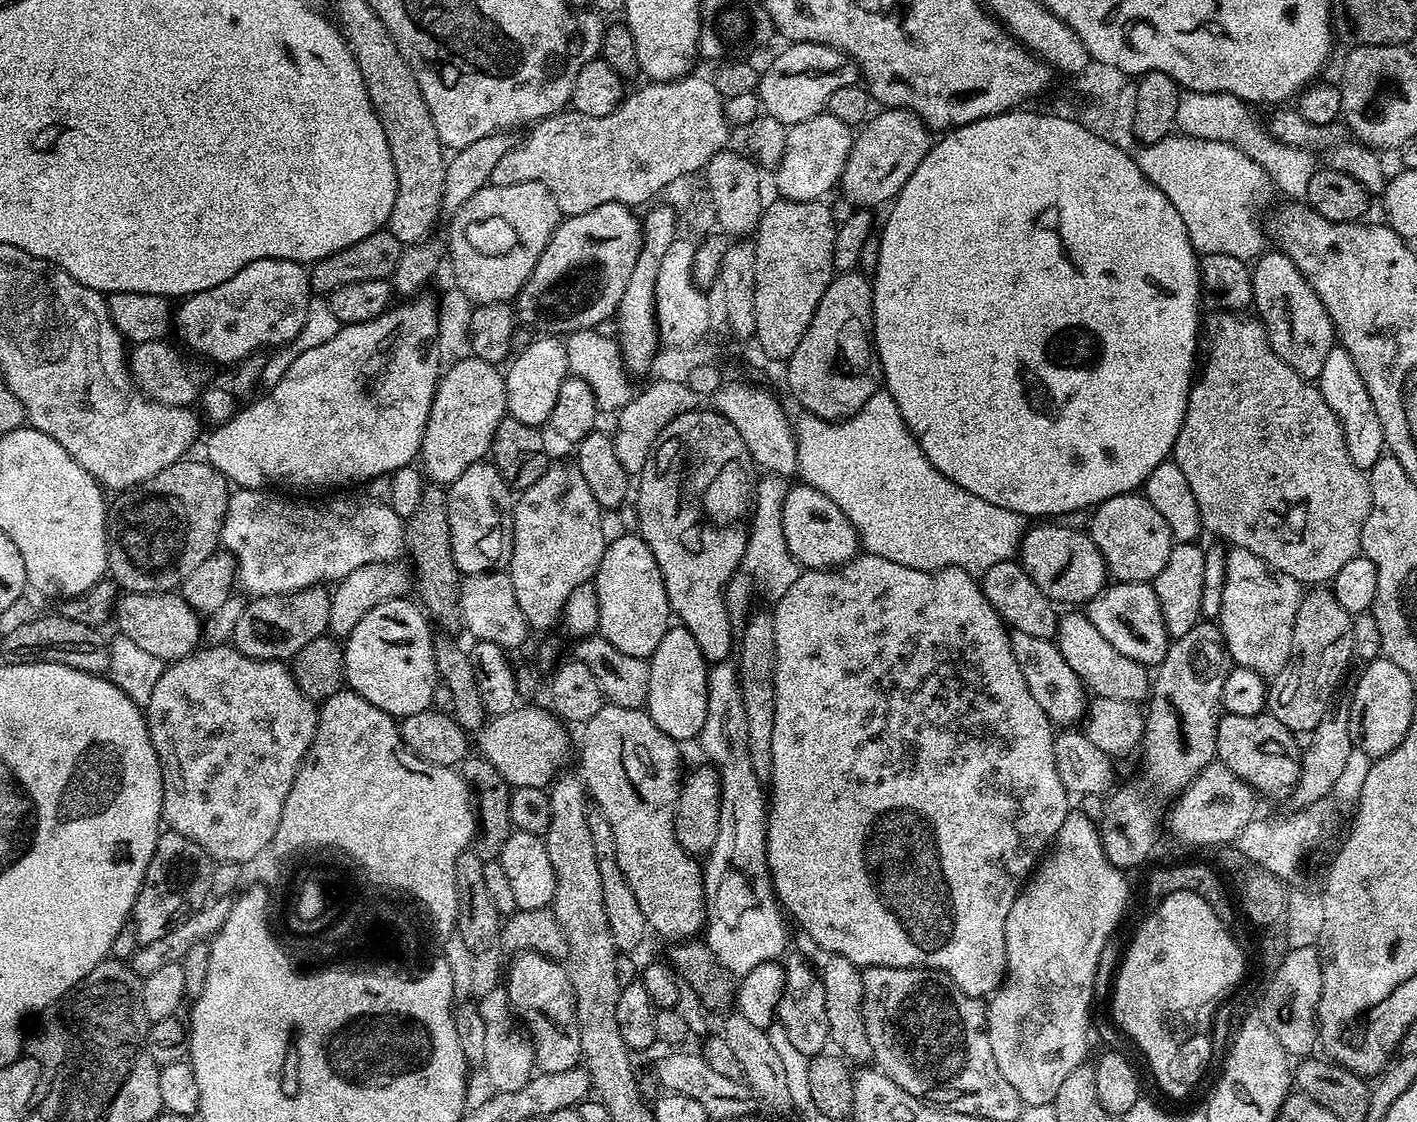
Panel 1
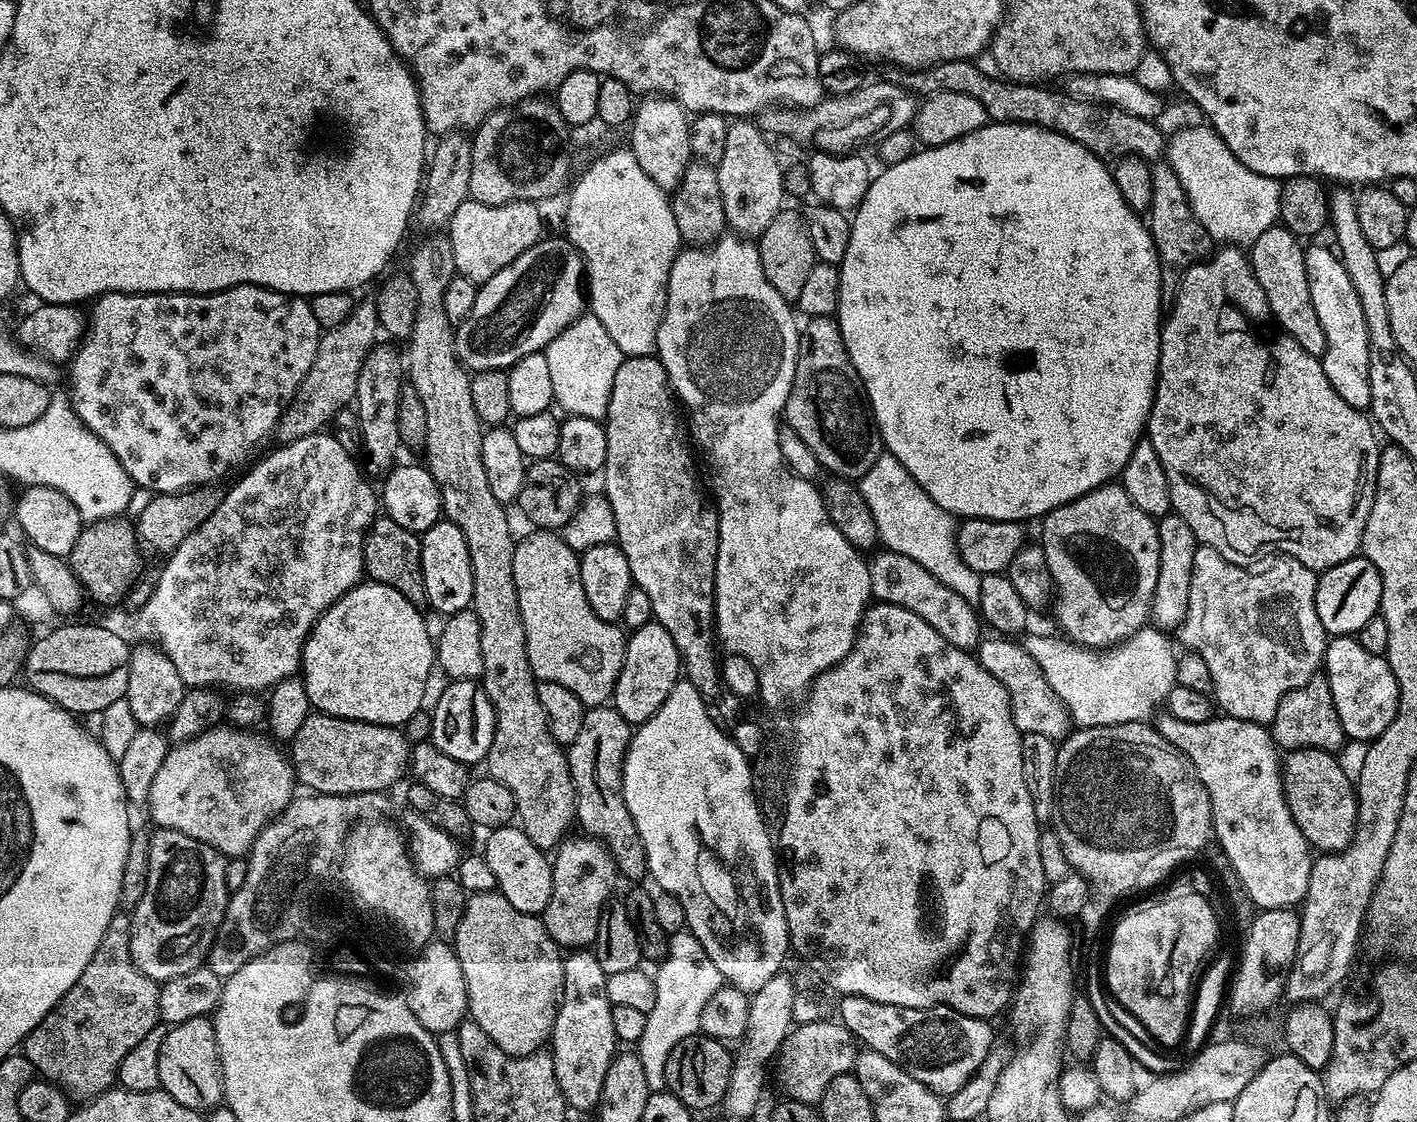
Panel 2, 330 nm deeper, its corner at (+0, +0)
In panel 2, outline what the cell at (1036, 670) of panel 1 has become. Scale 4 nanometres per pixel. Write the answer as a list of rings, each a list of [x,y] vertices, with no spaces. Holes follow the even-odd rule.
[[[887,550],[877,551],[876,554],[876,557],[871,557],[870,567],[872,594],[879,603],[902,606],[918,614],[918,618],[930,622],[930,626],[934,626],[934,630],[938,630],[938,634],[942,634],[942,638],[946,638],[946,642],[954,646],[972,650],[979,645],[982,639],[980,633],[982,620],[973,605],[968,604],[964,598],[942,582],[938,582],[938,578],[934,578],[930,570],[918,566],[914,558],[906,558],[906,554]]]

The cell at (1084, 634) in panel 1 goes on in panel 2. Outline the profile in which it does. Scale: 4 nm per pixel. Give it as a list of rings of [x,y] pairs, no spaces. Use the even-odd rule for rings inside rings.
[[[1167,714],[1161,715],[1158,721],[1158,727],[1162,738],[1166,738],[1166,742],[1170,742],[1182,755],[1190,758],[1190,762],[1194,766],[1194,770],[1198,774],[1198,778],[1206,786],[1206,794],[1210,794],[1210,806],[1212,807],[1212,830],[1214,833],[1215,843],[1220,844],[1222,850],[1226,854],[1226,858],[1230,860],[1233,870],[1240,879],[1241,886],[1244,888],[1246,895],[1249,896],[1253,905],[1257,909],[1265,908],[1289,908],[1300,906],[1304,903],[1304,895],[1310,886],[1310,870],[1312,869],[1312,861],[1314,859],[1313,849],[1308,843],[1308,839],[1302,834],[1302,830],[1298,830],[1298,822],[1294,822],[1292,811],[1288,805],[1288,798],[1284,795],[1284,778],[1282,775],[1282,756],[1276,747],[1276,741],[1273,740],[1271,731],[1263,724],[1255,724],[1249,720],[1239,720],[1233,716],[1217,715],[1206,722],[1178,722],[1173,716]]]

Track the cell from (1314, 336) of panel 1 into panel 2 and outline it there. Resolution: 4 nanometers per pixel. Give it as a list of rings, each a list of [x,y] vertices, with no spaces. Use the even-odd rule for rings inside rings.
[[[1277,226],[1266,230],[1266,234],[1250,246],[1250,259],[1254,278],[1270,302],[1272,319],[1283,331],[1306,350],[1306,354],[1317,358],[1323,357],[1326,350],[1326,334],[1322,322],[1314,311],[1314,302],[1310,302],[1310,282],[1306,282],[1306,262],[1304,261],[1305,245],[1301,237],[1295,236],[1289,228]]]

